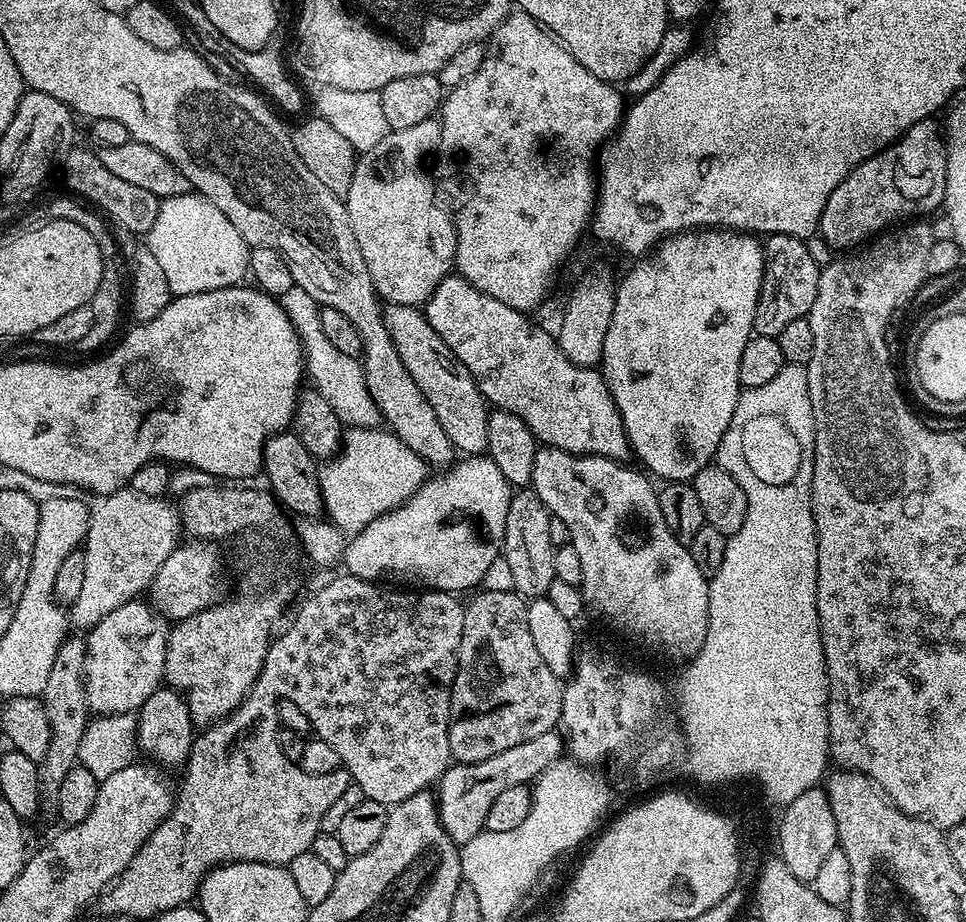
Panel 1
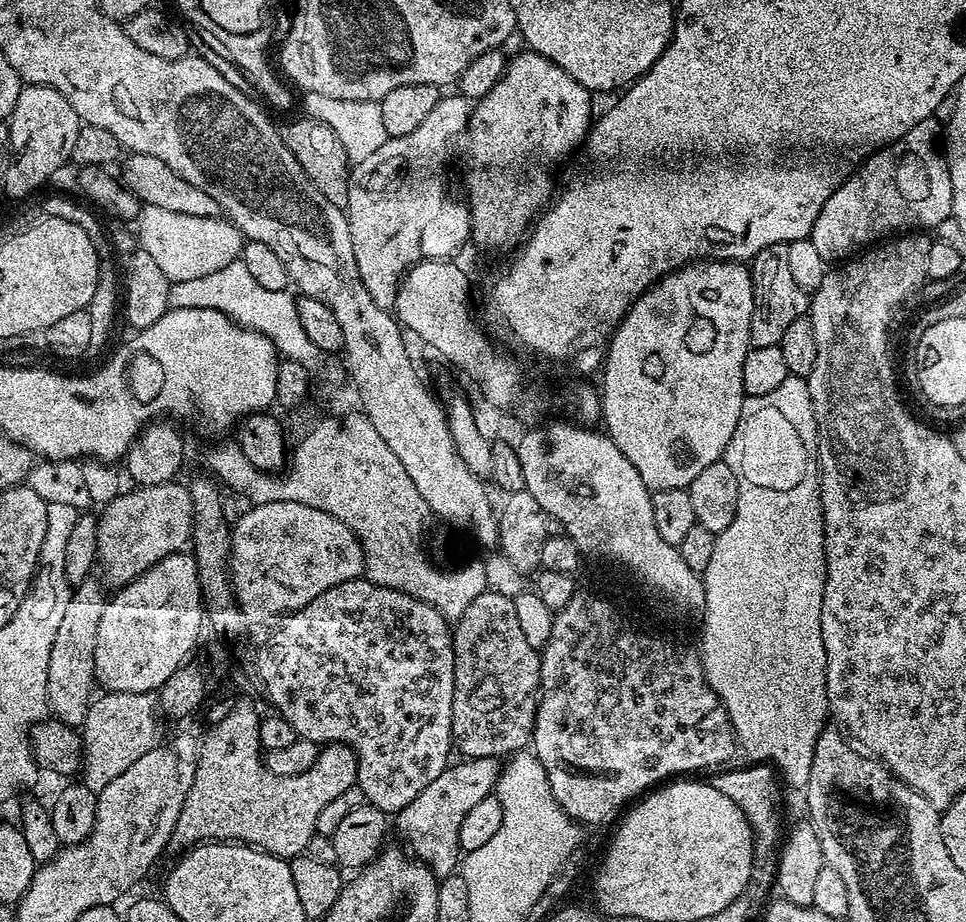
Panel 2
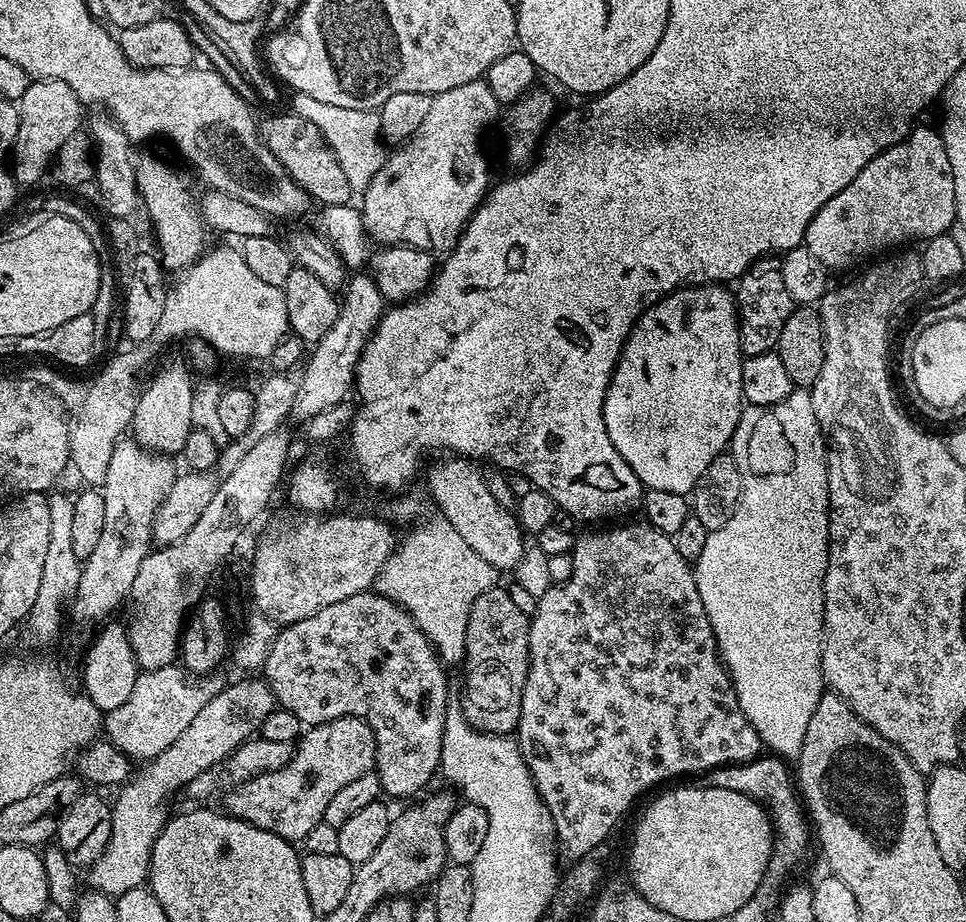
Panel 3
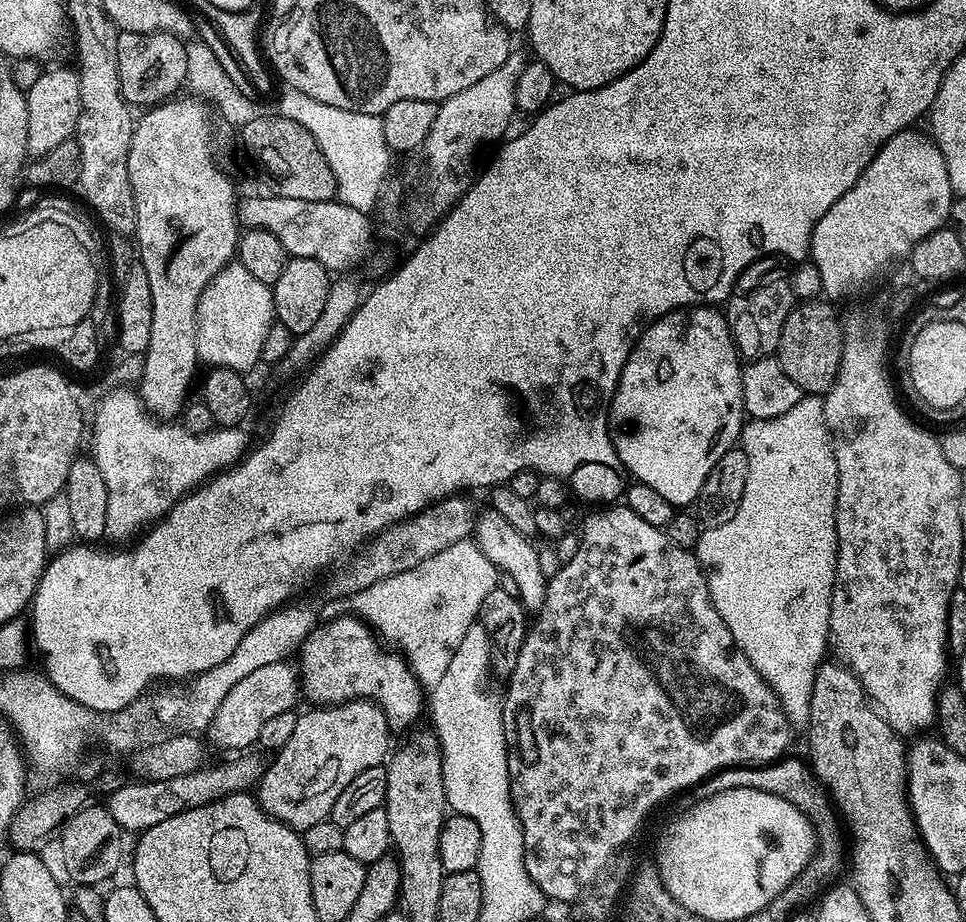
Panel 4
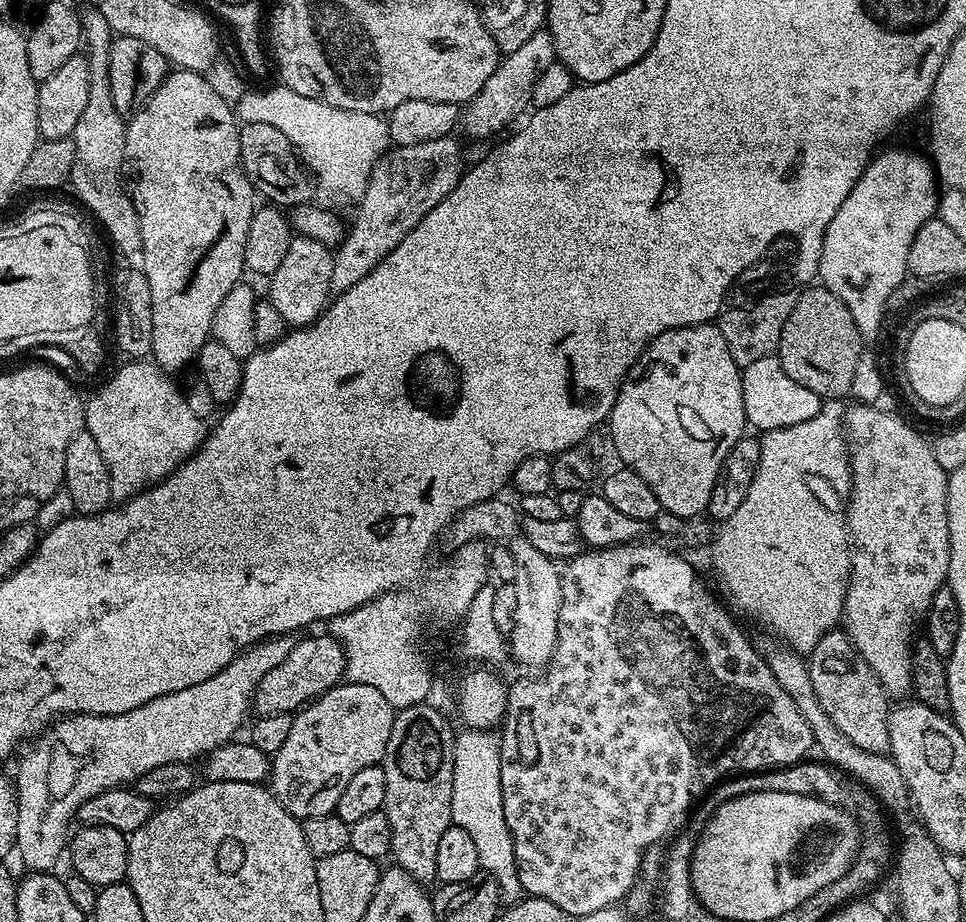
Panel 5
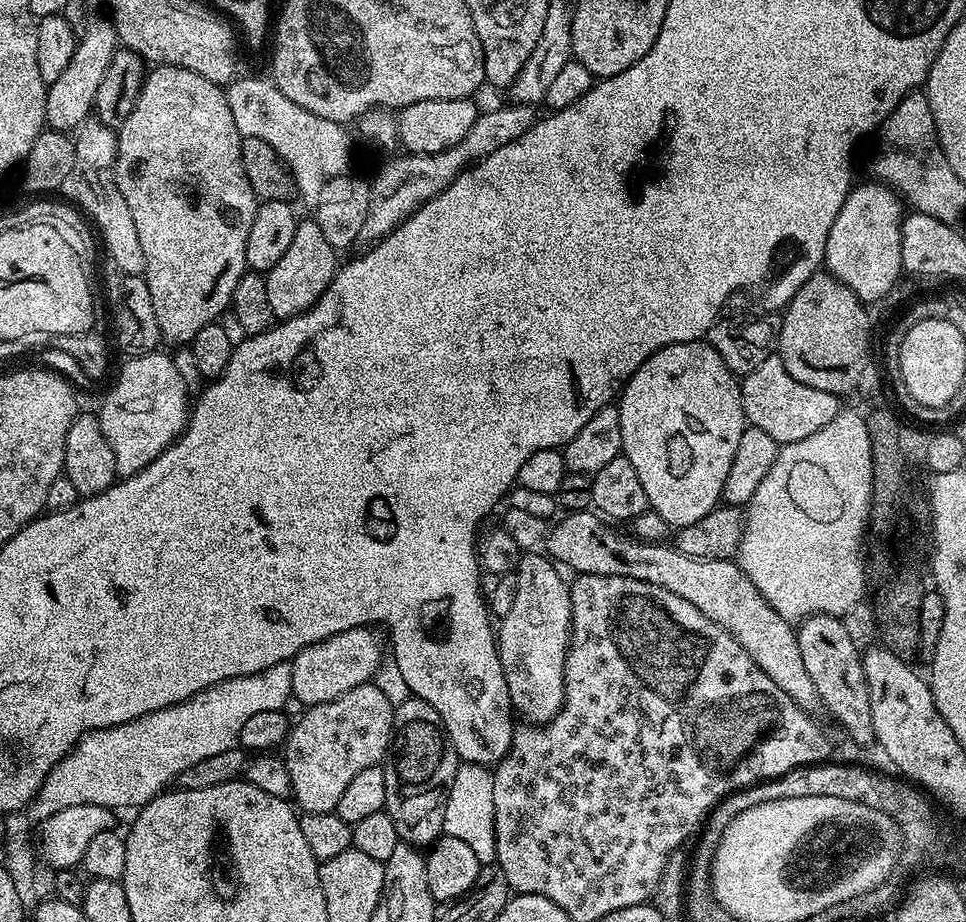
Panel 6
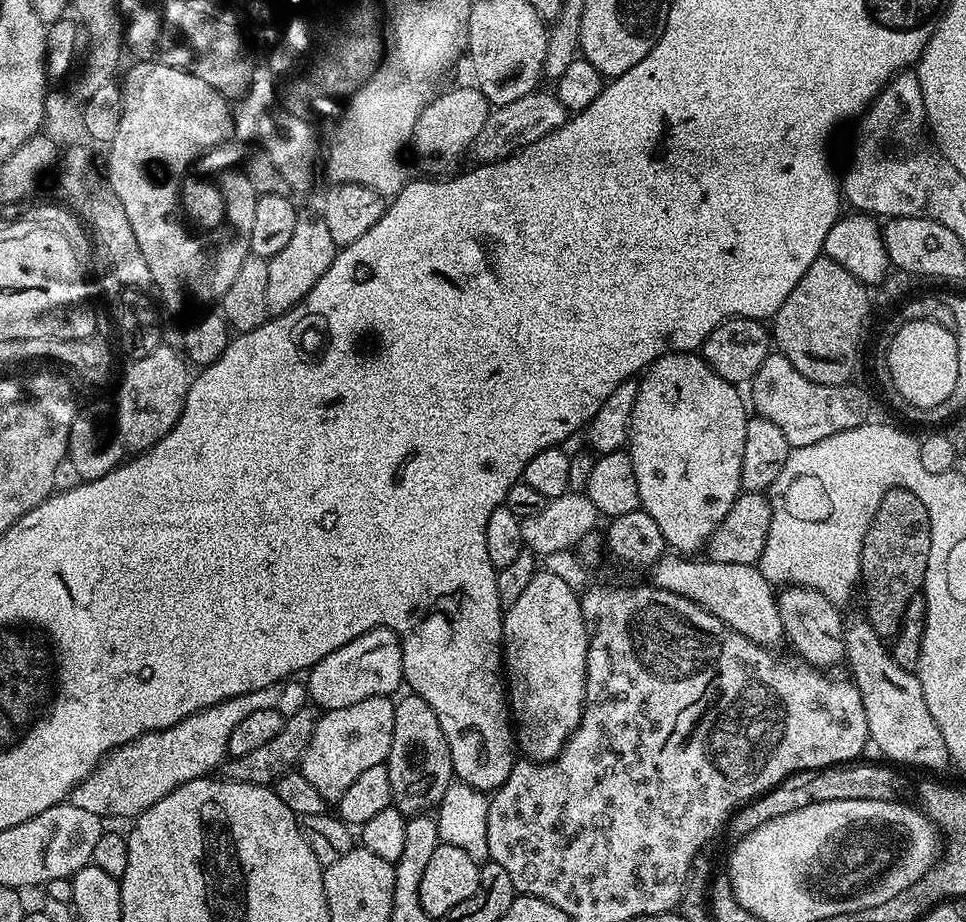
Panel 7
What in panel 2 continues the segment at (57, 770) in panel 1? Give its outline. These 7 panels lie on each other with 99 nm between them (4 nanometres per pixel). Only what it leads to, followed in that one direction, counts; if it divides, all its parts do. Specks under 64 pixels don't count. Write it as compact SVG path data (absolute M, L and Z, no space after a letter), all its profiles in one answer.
M89 578L75 585L62 622L54 633L54 646L50 646L50 666L46 670L48 710L55 719L71 726L83 724L94 699L92 684L94 688L97 683L94 645L98 642L98 626L106 603L106 588L99 579L96 580Z

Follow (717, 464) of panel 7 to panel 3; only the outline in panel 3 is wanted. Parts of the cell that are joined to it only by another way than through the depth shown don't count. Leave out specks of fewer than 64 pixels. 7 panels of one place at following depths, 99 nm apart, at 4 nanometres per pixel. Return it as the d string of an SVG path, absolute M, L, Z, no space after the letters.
M720 282L685 286L669 292L658 303L651 304L636 320L632 333L628 336L628 341L624 343L624 349L618 358L616 368L612 371L604 399L606 434L610 434L610 442L614 442L614 450L618 450L618 454L622 454L622 458L628 463L630 470L634 470L634 474L640 479L640 483L645 489L670 490L670 494L691 493L698 478L702 478L706 466L710 466L710 462L714 462L714 458L725 455L726 449L731 445L732 435L738 426L738 418L744 404L742 394L744 362L740 351L740 317L736 311L736 298L729 289L727 292L724 288L727 287Z

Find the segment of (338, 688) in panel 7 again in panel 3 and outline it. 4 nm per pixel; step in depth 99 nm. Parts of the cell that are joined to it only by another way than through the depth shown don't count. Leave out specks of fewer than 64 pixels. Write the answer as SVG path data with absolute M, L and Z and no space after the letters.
M244 679L248 680L229 683L195 715L190 726L166 750L147 761L146 766L141 767L144 769L141 772L139 769L117 791L121 792L117 794L116 800L111 801L110 842L106 842L102 858L95 860L86 872L92 883L89 885L95 891L115 898L126 894L126 890L141 887L148 878L154 842L170 819L168 796L174 795L179 788L180 791L187 789L188 784L198 778L198 774L226 760L234 749L259 733L262 722L266 722L266 714L277 707L276 697L263 679Z

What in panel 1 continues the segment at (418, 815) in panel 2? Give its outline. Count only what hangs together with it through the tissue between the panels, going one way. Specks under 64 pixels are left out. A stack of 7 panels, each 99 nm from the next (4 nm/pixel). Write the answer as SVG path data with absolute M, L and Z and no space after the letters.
M553 730L538 734L538 738L530 738L530 742L518 742L518 746L510 746L510 750L502 750L502 754L494 754L494 758L486 758L482 762L453 763L438 781L440 821L446 834L450 834L457 846L470 842L470 838L485 831L486 814L490 814L490 806L494 806L494 798L498 798L502 790L535 781L555 760L561 759L565 752L566 741L563 735Z

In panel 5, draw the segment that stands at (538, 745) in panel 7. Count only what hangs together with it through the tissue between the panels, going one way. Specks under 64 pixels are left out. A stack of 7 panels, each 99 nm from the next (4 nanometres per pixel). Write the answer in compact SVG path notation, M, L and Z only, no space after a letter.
M516 538L510 544L517 574L514 581L518 594L518 606L514 606L514 622L510 626L510 635L506 643L511 659L517 660L524 668L540 670L547 665L556 645L558 626L558 606L562 606L561 569L557 561L541 554L535 546L530 546L523 538Z

